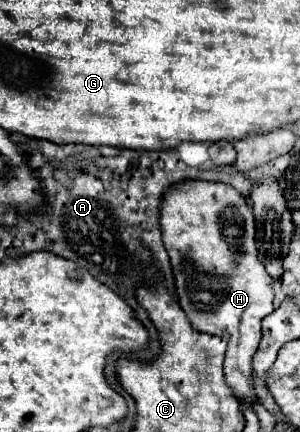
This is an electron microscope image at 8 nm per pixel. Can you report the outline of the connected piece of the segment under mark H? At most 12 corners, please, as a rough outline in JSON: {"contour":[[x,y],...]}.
{"contour":[[170,186],[160,230],[180,306],[228,330],[224,376],[254,396],[260,322],[274,310],[250,198]]}

